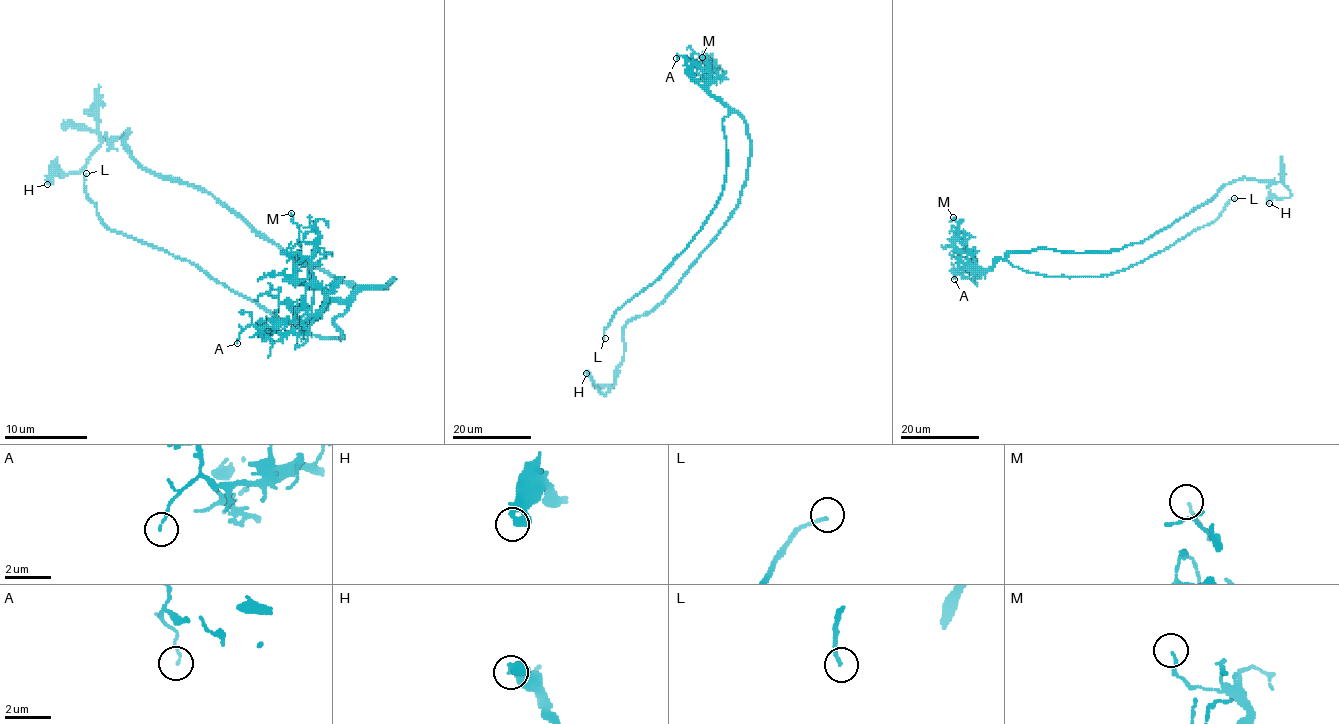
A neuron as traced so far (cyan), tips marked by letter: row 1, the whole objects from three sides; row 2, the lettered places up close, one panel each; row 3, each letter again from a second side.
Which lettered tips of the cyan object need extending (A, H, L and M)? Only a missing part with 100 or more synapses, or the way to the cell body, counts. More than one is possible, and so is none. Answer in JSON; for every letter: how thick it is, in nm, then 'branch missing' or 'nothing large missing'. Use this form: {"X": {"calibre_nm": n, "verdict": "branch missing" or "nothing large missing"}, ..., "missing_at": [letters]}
{"A": {"calibre_nm": 90, "verdict": "nothing large missing"}, "H": {"calibre_nm": 400, "verdict": "nothing large missing"}, "L": {"calibre_nm": 130, "verdict": "branch missing"}, "M": {"calibre_nm": 90, "verdict": "nothing large missing"}, "missing_at": ["L"]}

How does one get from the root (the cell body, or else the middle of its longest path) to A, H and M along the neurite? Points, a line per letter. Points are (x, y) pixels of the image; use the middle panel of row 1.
A: (750, 150), (745, 121), (711, 93), (705, 75), (698, 68), (682, 56), (676, 58)
H: (750, 150), (746, 182), (726, 225), (677, 285), (624, 327), (624, 356), (614, 385), (603, 395), (586, 373)
M: (750, 150), (745, 121), (724, 106), (708, 89), (708, 84), (718, 76), (712, 69), (715, 63), (702, 57)

